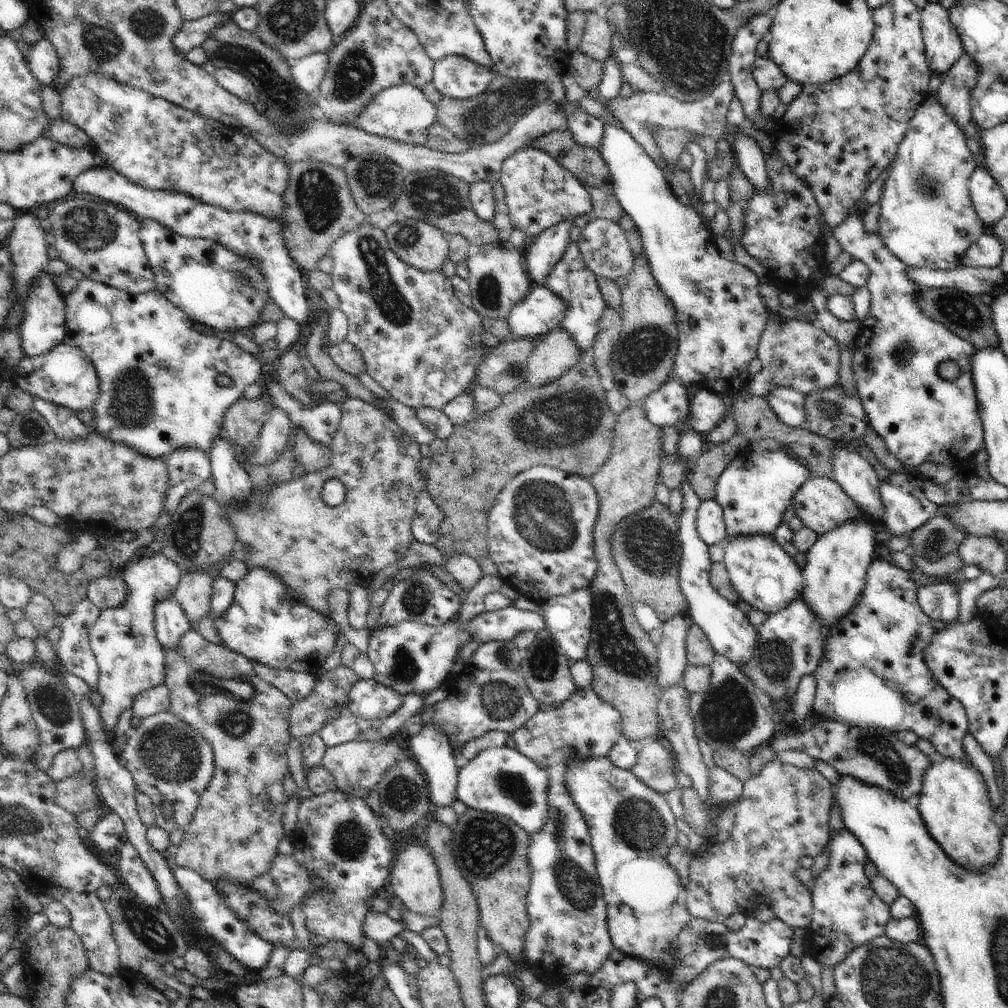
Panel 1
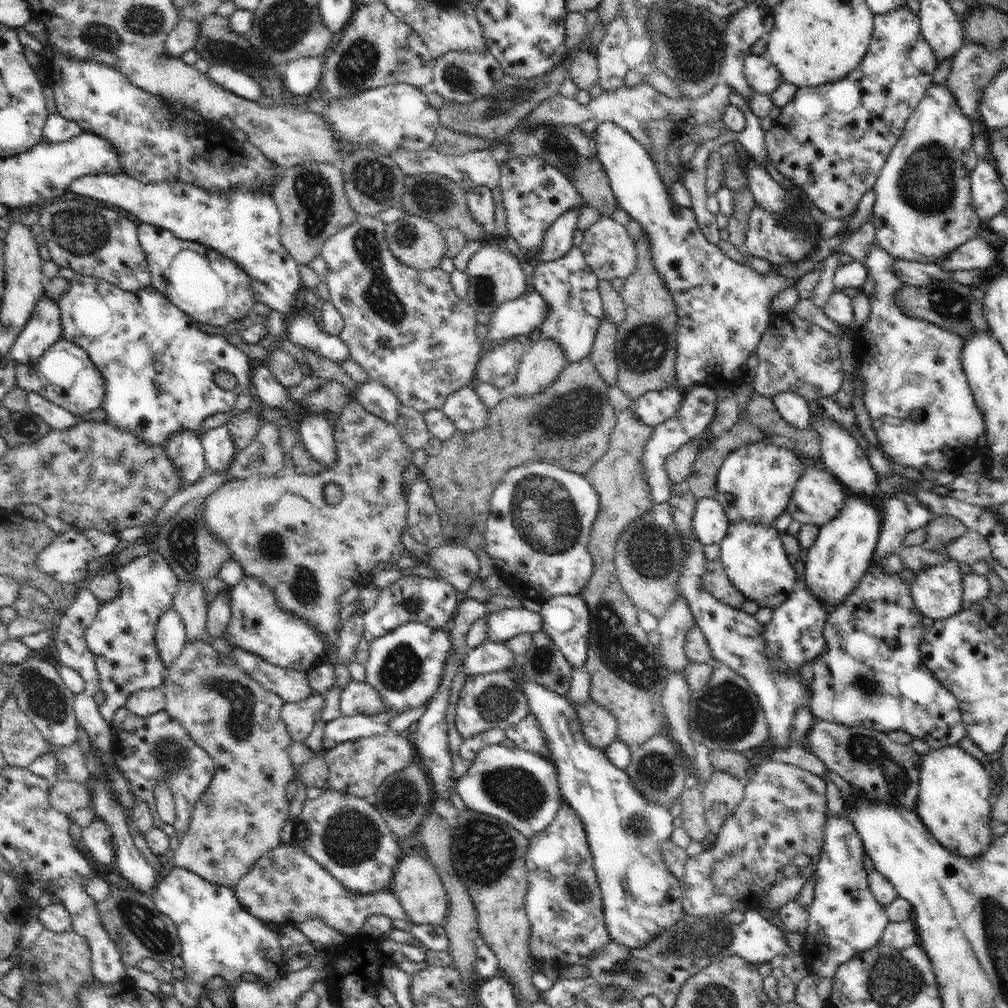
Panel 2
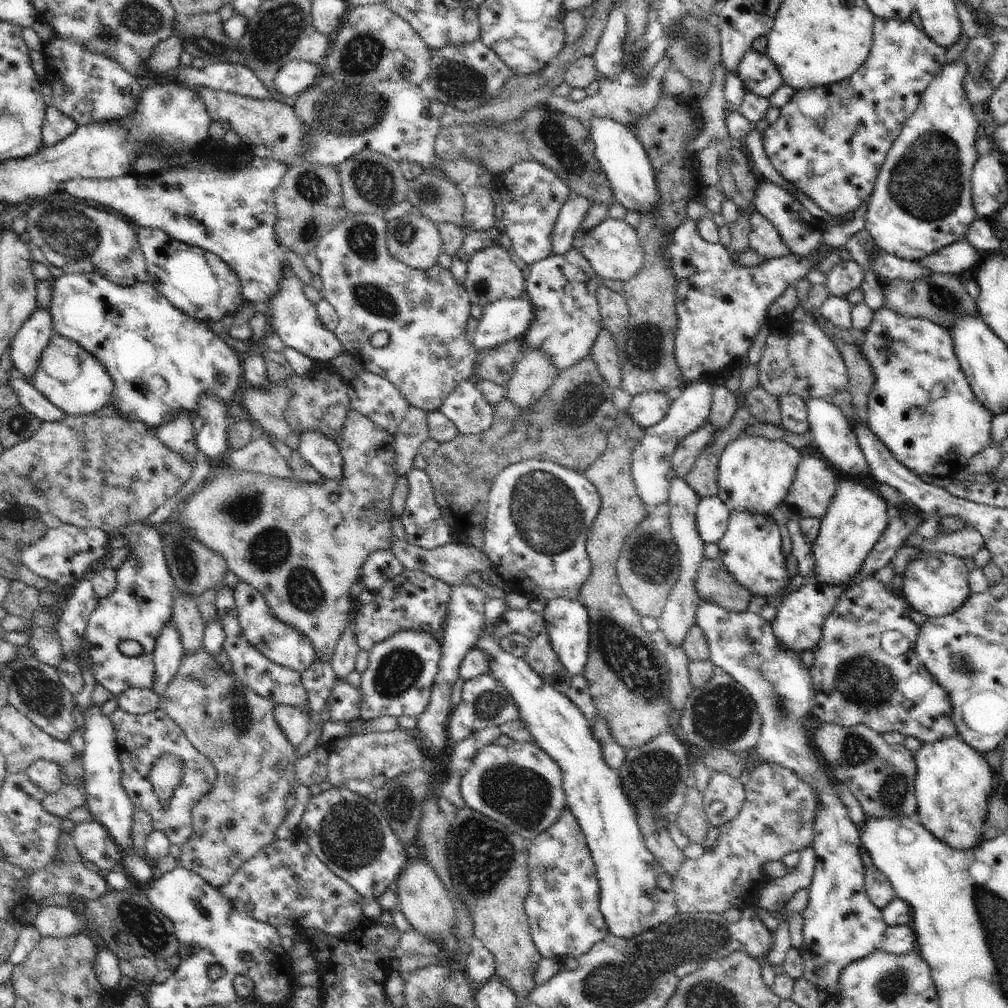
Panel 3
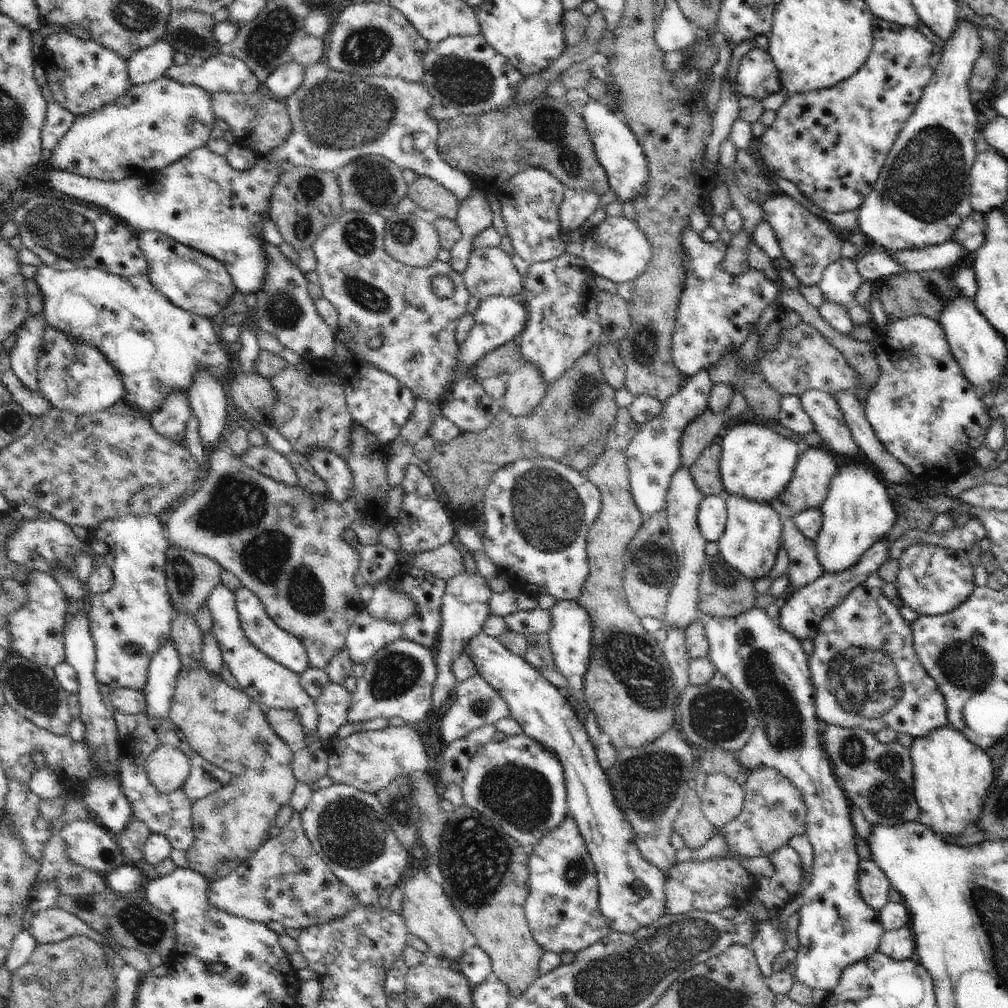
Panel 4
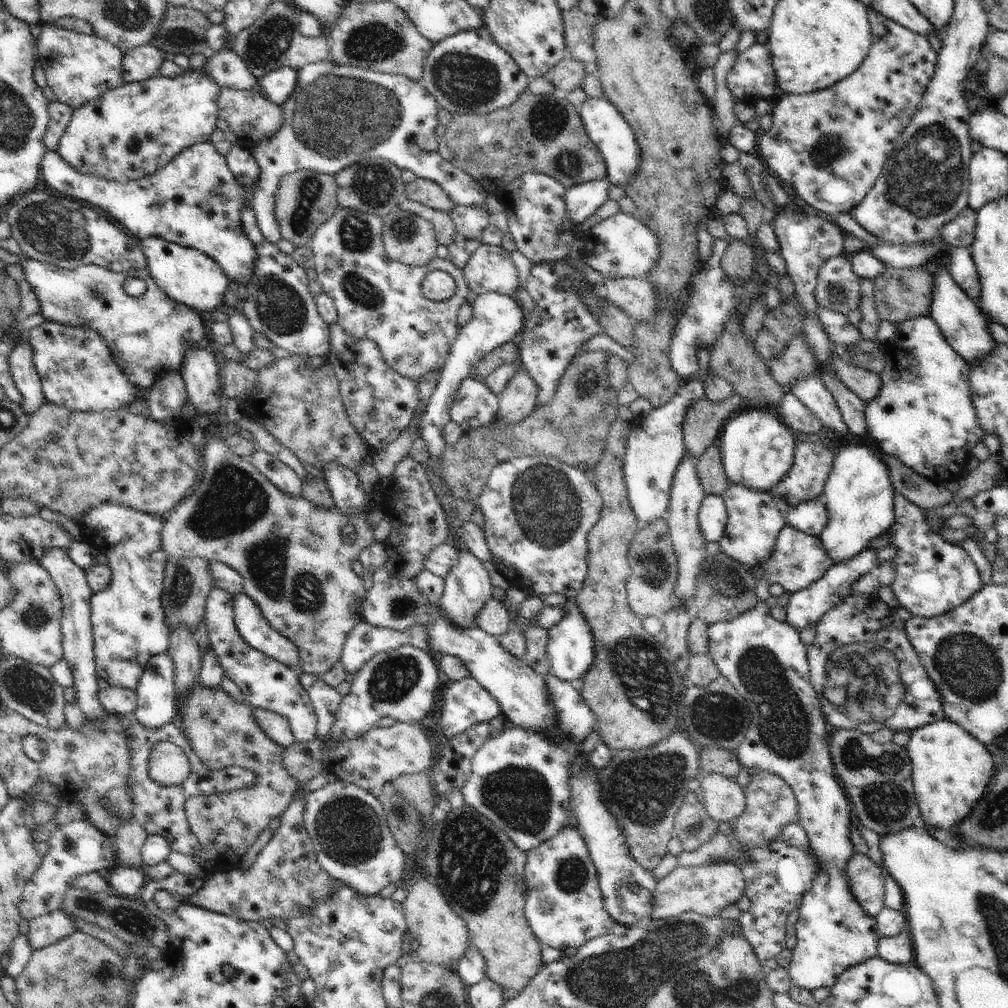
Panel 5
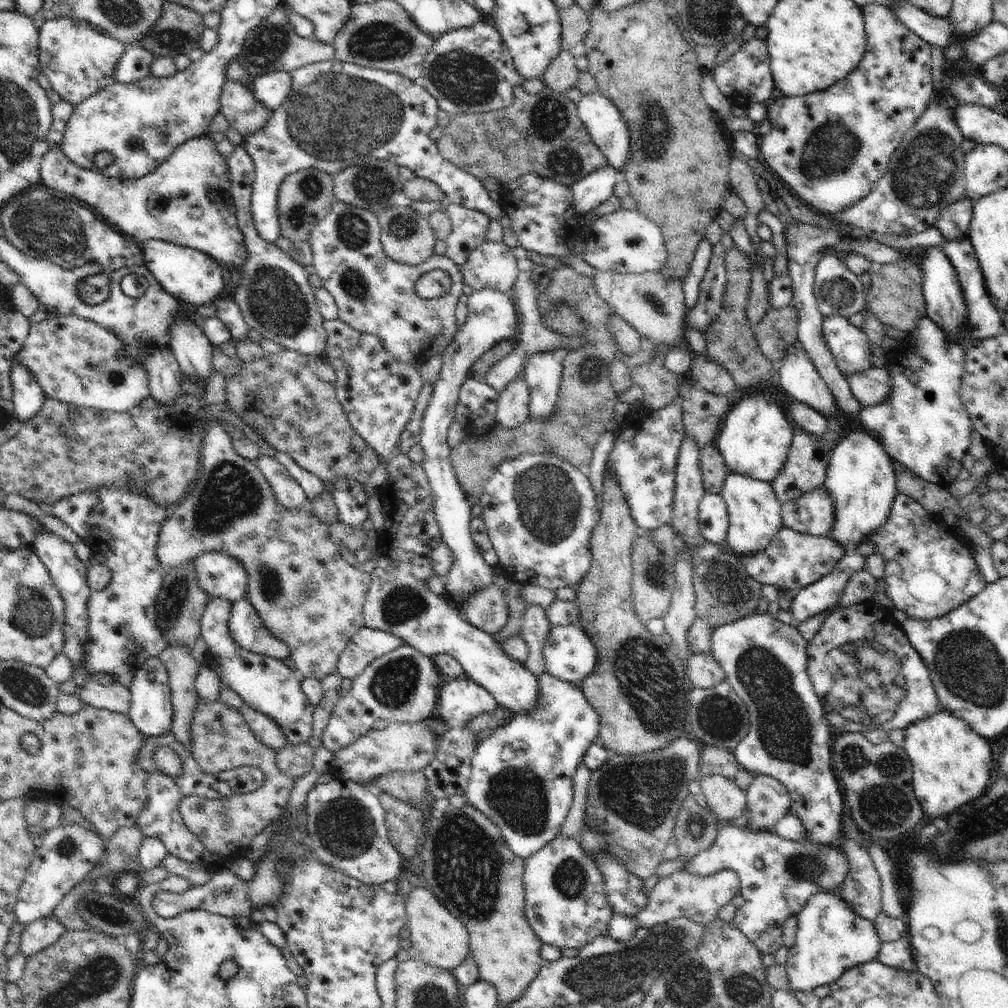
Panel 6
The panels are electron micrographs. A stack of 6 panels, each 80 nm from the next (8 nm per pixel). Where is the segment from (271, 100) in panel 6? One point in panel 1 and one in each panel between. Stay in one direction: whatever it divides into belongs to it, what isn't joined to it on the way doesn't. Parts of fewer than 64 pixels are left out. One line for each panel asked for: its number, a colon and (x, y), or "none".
1: (308, 72)
2: (303, 75)
3: (296, 76)
4: (286, 79)
5: (277, 87)

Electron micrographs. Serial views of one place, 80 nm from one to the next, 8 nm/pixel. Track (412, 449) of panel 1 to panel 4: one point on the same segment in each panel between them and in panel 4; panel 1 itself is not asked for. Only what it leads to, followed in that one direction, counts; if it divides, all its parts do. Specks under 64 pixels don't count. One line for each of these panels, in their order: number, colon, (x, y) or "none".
2: (280, 529)
3: (285, 537)
4: (287, 545)

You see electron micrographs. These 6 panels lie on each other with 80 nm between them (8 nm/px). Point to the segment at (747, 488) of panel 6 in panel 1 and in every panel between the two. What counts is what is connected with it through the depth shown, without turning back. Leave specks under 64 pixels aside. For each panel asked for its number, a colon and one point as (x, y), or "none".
1: (766, 577)
2: (753, 556)
3: (751, 549)
4: (752, 536)
5: (754, 521)

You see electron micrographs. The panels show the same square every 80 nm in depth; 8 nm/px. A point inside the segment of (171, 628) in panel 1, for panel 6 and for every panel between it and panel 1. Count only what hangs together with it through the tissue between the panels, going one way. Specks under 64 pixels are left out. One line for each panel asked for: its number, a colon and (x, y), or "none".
2: (170, 637)
3: (169, 650)
4: (165, 666)
5: (156, 697)
6: (151, 710)

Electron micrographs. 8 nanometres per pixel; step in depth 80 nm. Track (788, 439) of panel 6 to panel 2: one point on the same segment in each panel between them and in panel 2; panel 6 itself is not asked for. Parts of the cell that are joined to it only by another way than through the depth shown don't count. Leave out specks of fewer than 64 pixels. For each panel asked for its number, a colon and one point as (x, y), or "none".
2: (755, 483)
3: (755, 473)
4: (757, 462)
5: (758, 449)

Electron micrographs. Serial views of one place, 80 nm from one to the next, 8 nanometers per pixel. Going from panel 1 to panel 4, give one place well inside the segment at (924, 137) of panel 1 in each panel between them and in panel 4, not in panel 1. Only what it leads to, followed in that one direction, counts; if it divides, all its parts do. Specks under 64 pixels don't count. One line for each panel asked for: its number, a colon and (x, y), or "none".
2: (924, 211)
3: (922, 201)
4: (922, 195)

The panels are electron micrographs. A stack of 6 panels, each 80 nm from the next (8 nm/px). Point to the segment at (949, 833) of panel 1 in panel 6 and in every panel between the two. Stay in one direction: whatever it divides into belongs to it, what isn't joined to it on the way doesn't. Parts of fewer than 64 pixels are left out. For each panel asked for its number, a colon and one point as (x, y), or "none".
2: (954, 788)
3: (953, 784)
4: (952, 776)
5: (952, 770)
6: (951, 763)

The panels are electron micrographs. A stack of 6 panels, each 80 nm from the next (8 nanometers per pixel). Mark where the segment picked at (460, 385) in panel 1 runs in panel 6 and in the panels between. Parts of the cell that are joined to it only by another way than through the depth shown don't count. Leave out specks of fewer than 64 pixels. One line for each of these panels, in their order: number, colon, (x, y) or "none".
2: (431, 351)
3: (425, 312)
4: (374, 294)
5: (377, 298)
6: (374, 294)

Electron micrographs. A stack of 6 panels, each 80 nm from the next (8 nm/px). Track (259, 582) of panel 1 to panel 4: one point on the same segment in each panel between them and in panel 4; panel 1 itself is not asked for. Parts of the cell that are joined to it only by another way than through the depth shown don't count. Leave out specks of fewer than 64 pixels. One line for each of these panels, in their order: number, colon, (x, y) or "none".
2: (258, 625)
3: (283, 644)
4: (282, 646)

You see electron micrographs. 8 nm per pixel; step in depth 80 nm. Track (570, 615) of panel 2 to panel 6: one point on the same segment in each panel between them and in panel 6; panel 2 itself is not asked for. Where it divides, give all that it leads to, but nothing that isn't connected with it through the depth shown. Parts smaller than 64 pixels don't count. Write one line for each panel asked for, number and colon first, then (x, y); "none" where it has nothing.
3: (567, 620)
4: (570, 636)
5: (570, 648)
6: (569, 655)

